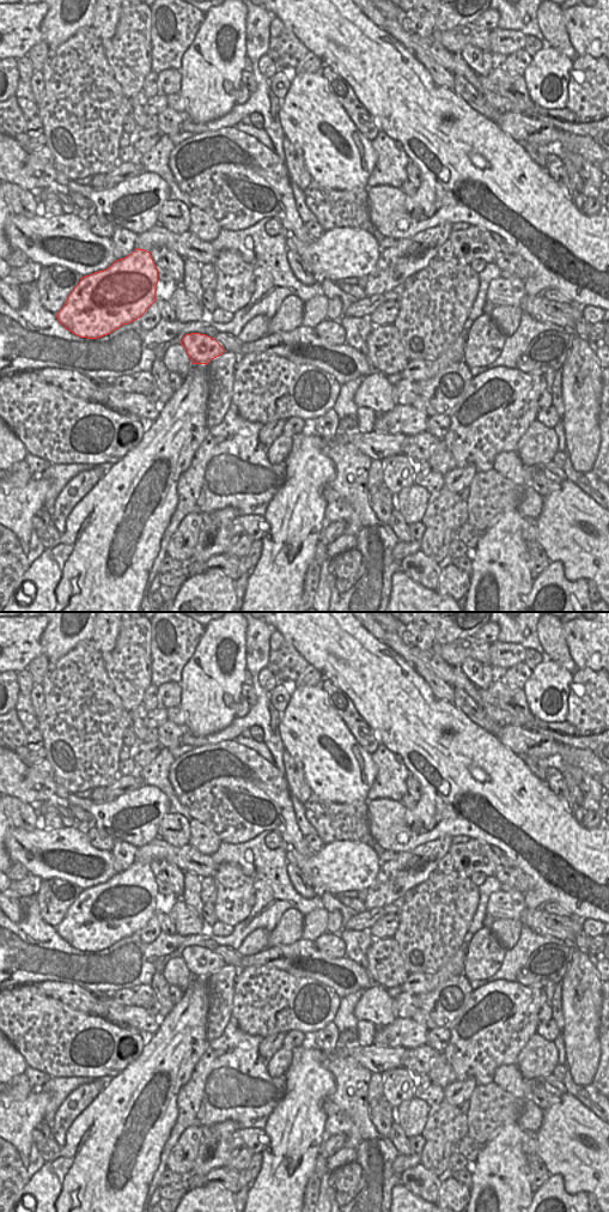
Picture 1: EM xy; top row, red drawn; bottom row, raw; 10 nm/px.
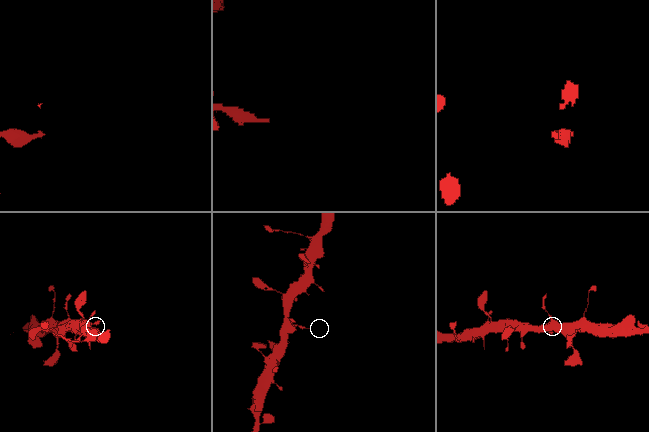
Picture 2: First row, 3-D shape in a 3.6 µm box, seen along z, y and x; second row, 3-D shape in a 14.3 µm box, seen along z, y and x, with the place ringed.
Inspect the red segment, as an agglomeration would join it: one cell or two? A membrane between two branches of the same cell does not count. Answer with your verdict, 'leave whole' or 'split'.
leave whole

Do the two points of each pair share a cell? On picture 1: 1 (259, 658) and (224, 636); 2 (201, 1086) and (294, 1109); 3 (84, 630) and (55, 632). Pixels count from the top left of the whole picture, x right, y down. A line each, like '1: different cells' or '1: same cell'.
1: different cells
2: different cells
3: same cell

